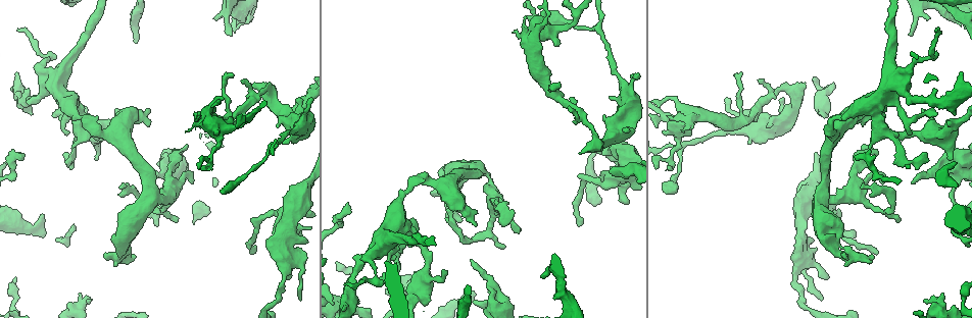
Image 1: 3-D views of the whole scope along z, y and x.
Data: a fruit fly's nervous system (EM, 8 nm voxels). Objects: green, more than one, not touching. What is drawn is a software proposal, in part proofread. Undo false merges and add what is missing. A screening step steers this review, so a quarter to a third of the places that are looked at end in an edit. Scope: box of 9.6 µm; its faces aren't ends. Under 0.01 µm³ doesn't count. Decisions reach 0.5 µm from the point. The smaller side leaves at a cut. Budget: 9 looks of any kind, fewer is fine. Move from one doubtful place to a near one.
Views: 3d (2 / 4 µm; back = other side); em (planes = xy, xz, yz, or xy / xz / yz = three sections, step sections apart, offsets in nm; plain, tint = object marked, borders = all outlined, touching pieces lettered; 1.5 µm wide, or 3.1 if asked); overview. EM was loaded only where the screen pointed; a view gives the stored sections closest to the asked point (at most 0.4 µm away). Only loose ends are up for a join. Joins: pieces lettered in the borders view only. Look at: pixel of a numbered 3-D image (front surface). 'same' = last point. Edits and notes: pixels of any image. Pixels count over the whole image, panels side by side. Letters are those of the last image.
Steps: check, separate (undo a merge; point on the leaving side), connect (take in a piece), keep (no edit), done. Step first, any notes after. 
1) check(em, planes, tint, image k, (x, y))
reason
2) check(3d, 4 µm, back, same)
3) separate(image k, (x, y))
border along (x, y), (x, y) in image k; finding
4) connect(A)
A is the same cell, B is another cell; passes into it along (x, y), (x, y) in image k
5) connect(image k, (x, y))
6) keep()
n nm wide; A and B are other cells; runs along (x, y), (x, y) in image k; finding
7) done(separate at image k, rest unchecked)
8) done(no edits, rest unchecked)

check(em, planes, borders, image 1, (243, 78))
tapers out

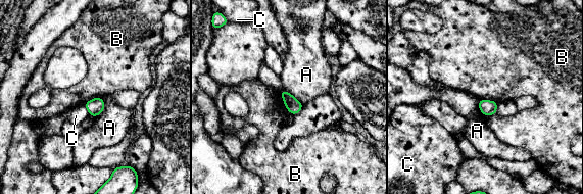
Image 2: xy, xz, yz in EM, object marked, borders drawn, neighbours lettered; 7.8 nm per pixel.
keep()
A, B and C are other cells; border along (279, 92), (283, 104), (288, 111) in image 2; no lettered piece goes on from it

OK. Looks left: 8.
check(3d, 4 µm, image 1, (457, 202))
sudden change in width

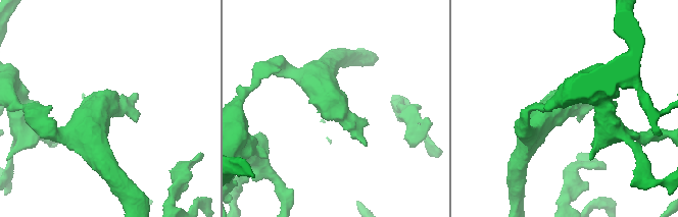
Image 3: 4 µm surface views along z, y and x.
check(em, xz, step 4, tint, image 3, (108, 99))
now the EM

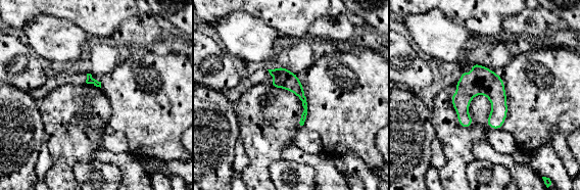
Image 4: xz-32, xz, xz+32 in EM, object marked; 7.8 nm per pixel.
check(em, planes, borders, same)
another direction

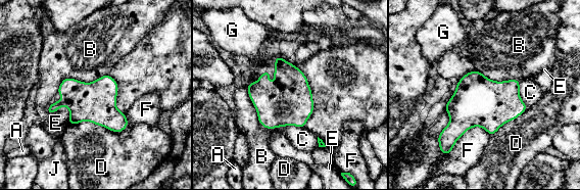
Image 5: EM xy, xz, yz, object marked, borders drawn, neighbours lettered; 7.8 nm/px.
keep()
A, B, C, D, E, F, G and J are other cells; border along (109, 74), (64, 78), (56, 92) in image 5; continuous, no second neuron

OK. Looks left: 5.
check(em, yz, step 4, borders, image 1, (512, 32))
stops while still wide

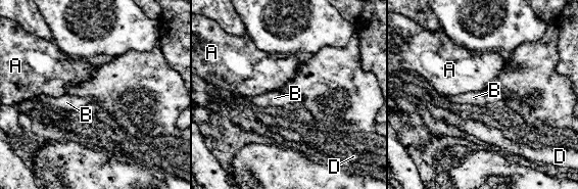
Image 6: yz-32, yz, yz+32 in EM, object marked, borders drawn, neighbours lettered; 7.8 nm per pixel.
check(em, planes, borders, same)
cut it another way

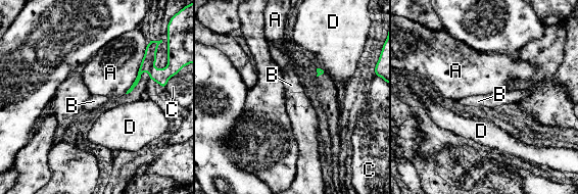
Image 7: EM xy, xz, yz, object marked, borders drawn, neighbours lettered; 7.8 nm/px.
keep()
A, B, C and D are other cells; border along (146, 45), (138, 75), (125, 93) in image 7; no lettered piece goes on from it

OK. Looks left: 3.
check(em, yz, step 8, tint, image 1, (285, 143))

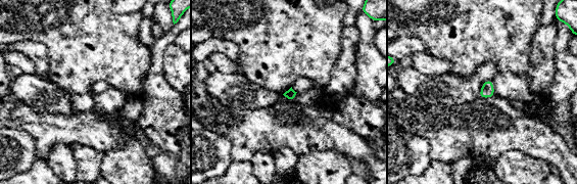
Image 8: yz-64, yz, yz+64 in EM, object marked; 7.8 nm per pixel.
check(em, planes, borders, same)
another direction

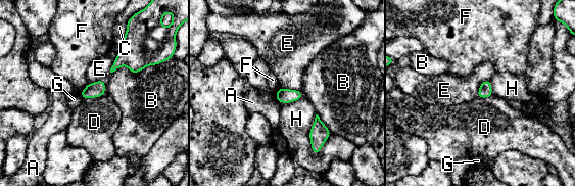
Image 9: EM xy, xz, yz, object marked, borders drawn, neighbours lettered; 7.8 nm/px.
keep()
A, B, C, D, E, F, G and H are other cells; border along (105, 93), (100, 96), (83, 99) in image 9; none of them fits

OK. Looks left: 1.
done(no edits, rest unchecked)

